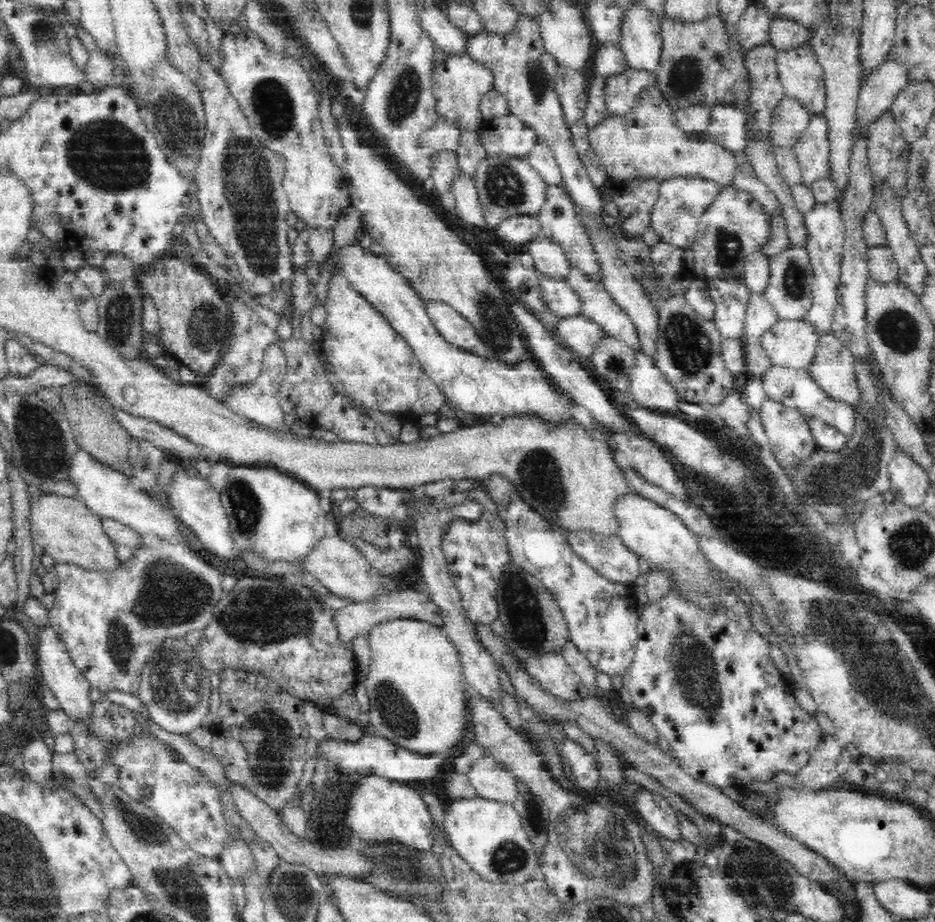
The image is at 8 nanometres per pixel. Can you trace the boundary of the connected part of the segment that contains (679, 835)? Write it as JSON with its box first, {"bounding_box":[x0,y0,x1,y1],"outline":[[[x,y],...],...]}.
{"bounding_box":[636,788,684,842],"outline":[[[643,788],[637,796],[636,814],[654,833],[672,842],[684,842],[681,818],[658,793]]]}

